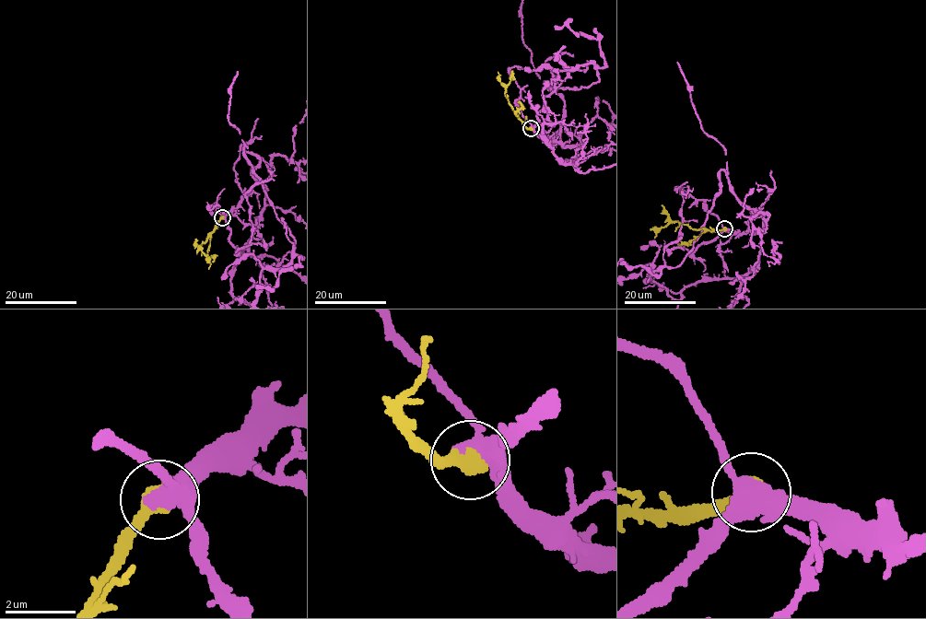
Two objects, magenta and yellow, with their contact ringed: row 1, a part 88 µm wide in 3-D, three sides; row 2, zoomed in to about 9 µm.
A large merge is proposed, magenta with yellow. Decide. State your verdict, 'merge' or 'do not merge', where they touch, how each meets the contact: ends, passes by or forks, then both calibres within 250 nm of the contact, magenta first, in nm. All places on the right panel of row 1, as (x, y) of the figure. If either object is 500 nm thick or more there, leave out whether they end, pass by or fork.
merge | (724, 228) | 400/550 nm

